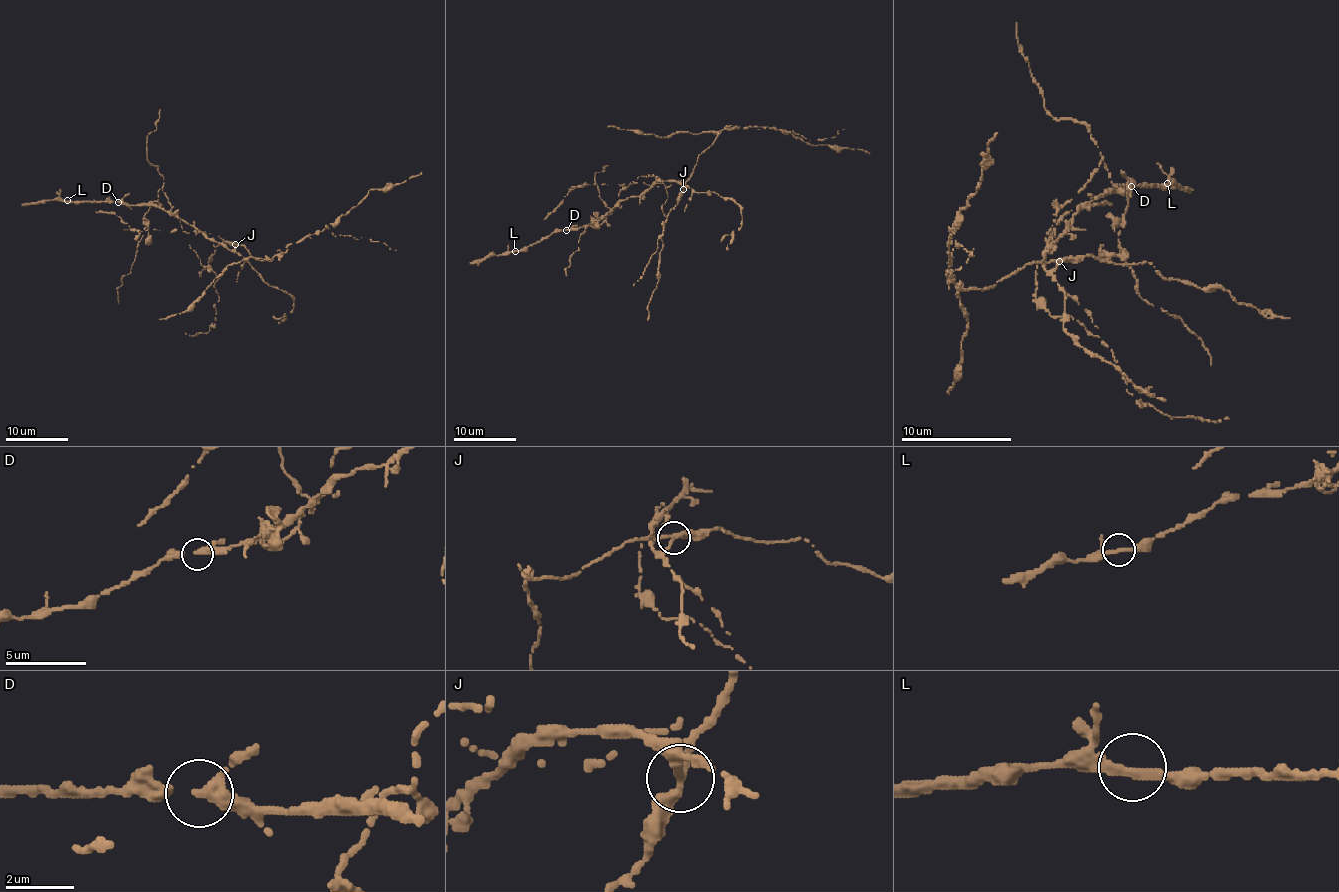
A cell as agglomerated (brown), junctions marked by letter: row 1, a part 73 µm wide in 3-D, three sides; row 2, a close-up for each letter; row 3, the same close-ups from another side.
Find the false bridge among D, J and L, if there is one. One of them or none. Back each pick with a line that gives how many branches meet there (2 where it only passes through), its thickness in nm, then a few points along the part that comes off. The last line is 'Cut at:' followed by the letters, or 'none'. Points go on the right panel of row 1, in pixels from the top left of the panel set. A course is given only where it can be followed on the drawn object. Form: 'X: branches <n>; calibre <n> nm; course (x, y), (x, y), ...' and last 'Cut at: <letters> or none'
J: branches 3; calibre 260 nm; course (1060, 260), (1043, 260), (1057, 214), (1104, 164), (1129, 200), (1118, 241), (1137, 294), (1178, 318), (1211, 365)
Cut at: J

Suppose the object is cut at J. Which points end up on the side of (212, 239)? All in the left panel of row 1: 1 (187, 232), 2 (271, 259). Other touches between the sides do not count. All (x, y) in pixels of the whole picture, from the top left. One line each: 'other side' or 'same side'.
1: other side
2: other side

